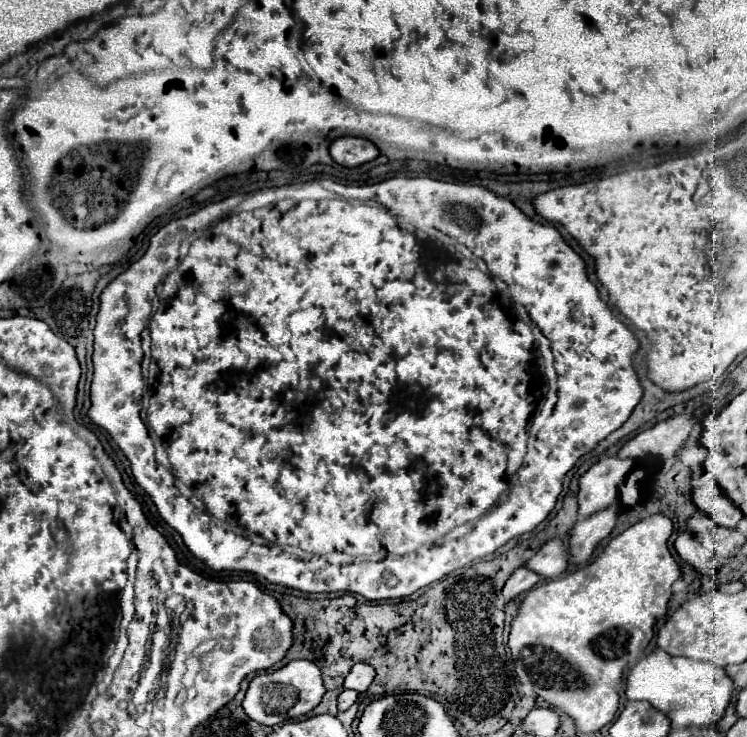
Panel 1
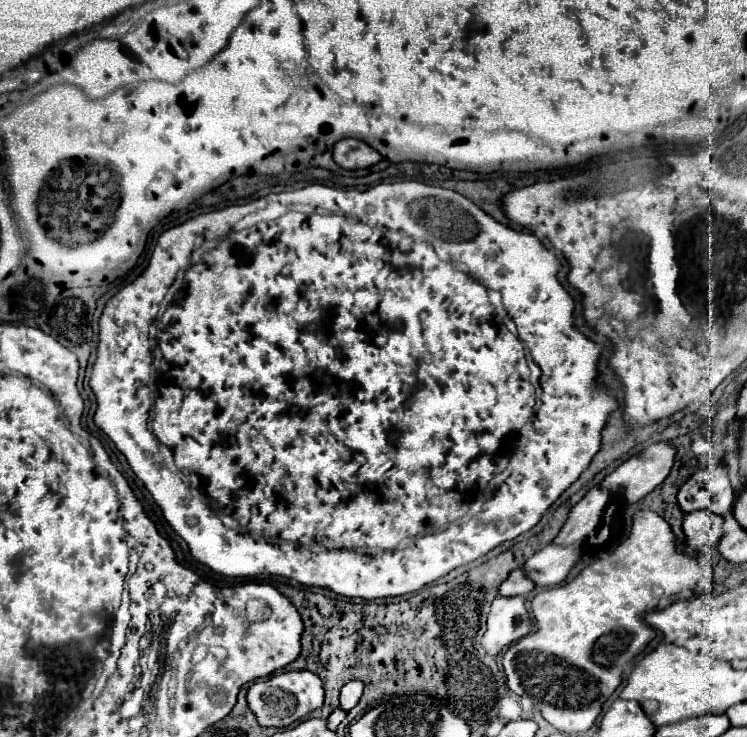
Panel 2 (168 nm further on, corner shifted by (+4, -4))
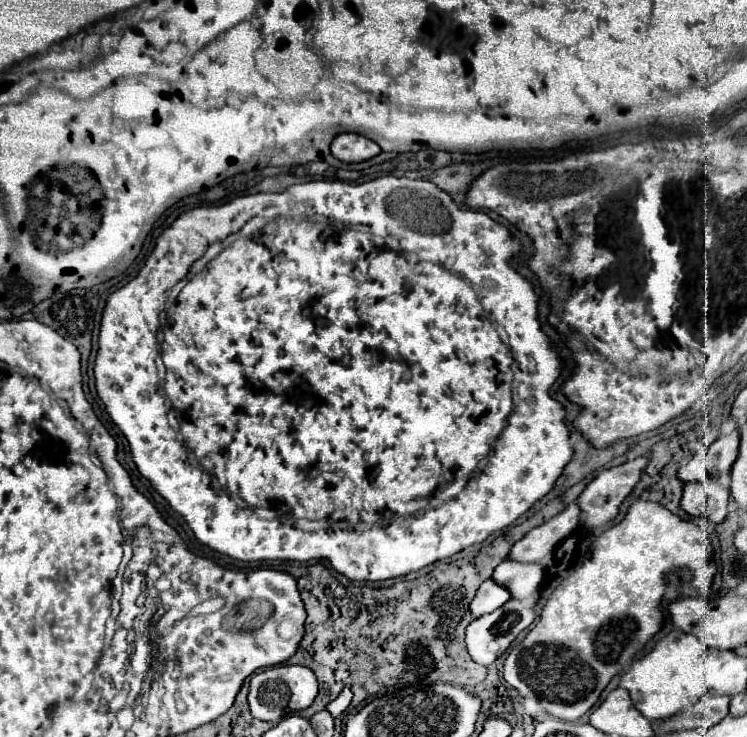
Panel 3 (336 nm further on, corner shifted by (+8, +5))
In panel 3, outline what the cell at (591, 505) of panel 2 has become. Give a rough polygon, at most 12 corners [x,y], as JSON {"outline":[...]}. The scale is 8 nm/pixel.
{"outline":[[580,508],[520,538],[506,560],[546,566],[558,544],[578,528]]}

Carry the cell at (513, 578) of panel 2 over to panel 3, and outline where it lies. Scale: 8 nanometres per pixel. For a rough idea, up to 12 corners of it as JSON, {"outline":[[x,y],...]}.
{"outline":[[486,580],[470,602],[480,618],[510,600],[502,586]]}

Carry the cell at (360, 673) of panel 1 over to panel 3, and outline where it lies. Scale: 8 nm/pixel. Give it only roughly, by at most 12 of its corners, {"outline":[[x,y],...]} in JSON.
{"outline":[[348,686],[340,696],[326,706],[332,718],[350,706],[352,690]]}

